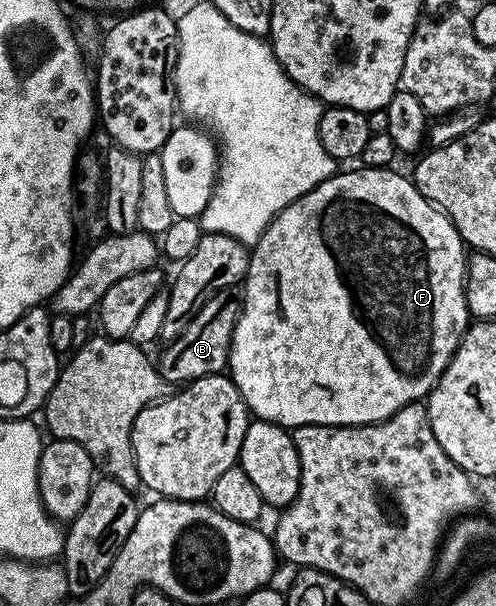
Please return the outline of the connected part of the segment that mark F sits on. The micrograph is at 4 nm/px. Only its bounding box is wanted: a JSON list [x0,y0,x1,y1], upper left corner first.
[226,166,470,430]

